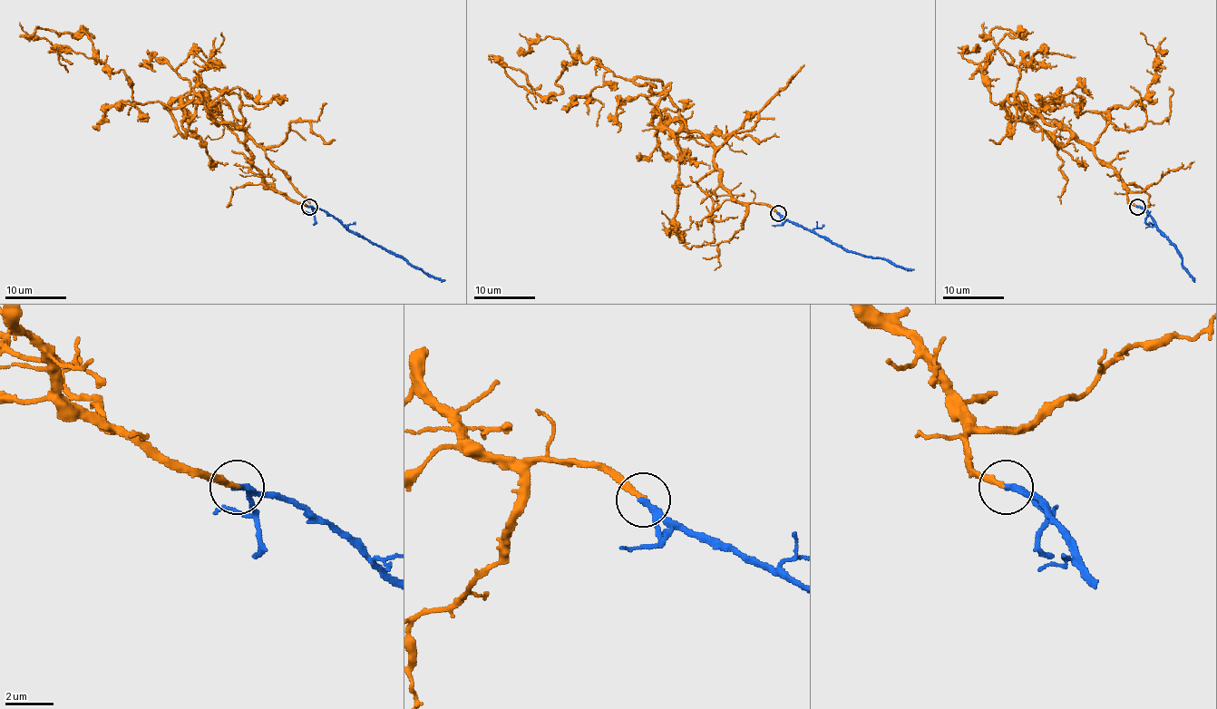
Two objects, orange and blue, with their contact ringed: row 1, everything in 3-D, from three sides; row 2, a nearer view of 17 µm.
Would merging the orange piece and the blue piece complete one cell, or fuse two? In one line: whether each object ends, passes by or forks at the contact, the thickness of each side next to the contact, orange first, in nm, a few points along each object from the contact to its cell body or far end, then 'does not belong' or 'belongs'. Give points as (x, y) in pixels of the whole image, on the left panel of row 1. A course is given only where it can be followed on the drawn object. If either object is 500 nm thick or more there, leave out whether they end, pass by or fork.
orange ends; blue passes by; calibres 240 and 200 nm; course orange (308, 207), (264, 182), (246, 134), (199, 93), (138, 104), (93, 36), (38, 27), (67, 72); course blue (308, 207), (327, 211), (345, 227), (445, 280); belongs

